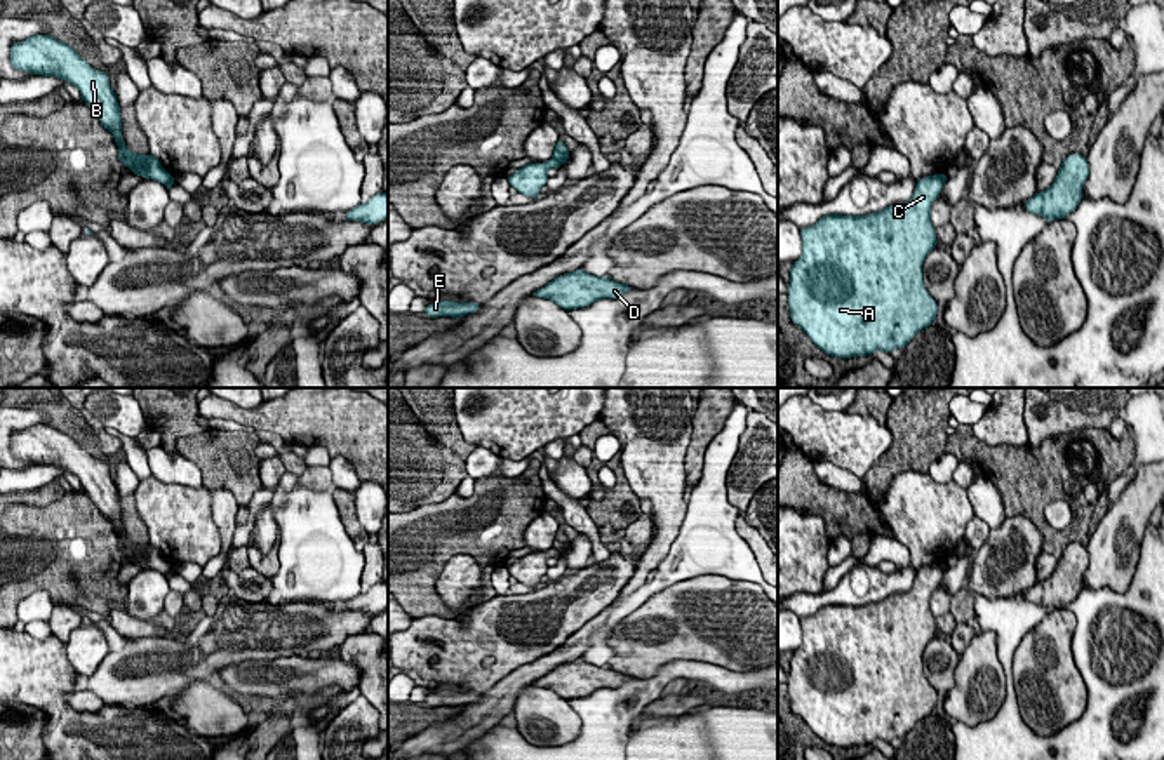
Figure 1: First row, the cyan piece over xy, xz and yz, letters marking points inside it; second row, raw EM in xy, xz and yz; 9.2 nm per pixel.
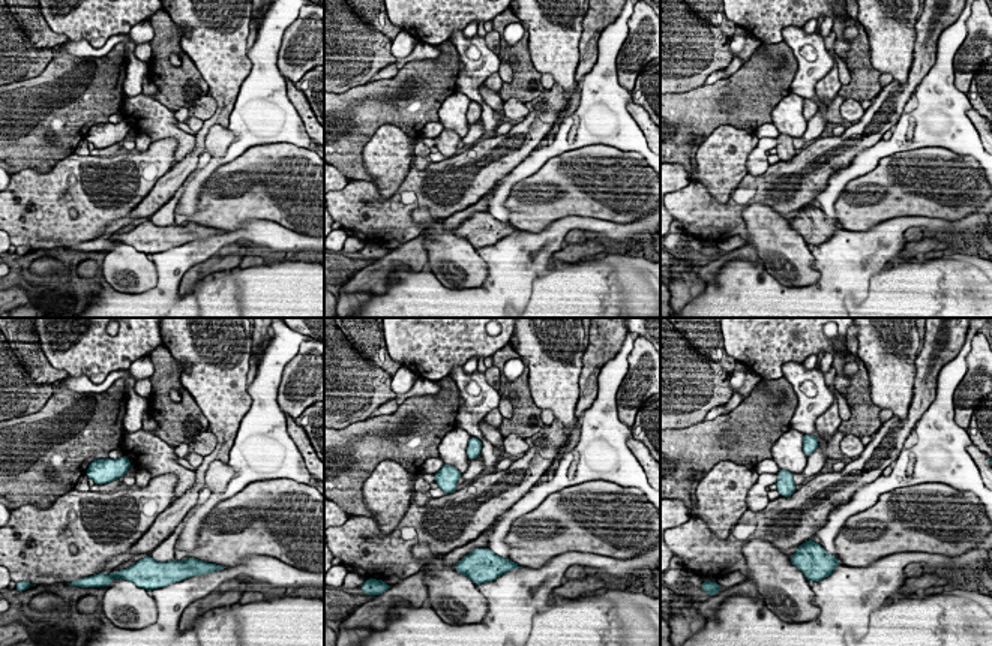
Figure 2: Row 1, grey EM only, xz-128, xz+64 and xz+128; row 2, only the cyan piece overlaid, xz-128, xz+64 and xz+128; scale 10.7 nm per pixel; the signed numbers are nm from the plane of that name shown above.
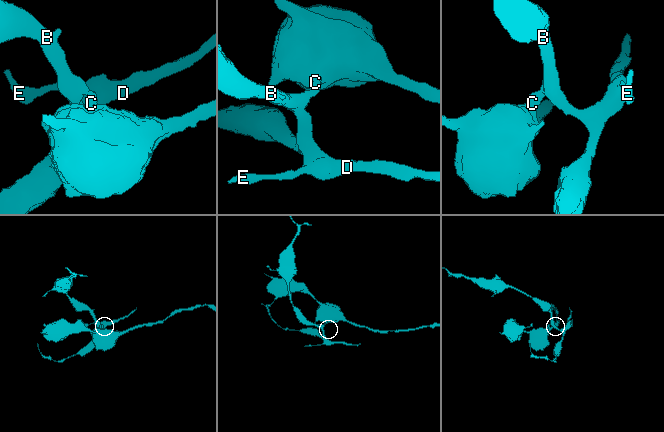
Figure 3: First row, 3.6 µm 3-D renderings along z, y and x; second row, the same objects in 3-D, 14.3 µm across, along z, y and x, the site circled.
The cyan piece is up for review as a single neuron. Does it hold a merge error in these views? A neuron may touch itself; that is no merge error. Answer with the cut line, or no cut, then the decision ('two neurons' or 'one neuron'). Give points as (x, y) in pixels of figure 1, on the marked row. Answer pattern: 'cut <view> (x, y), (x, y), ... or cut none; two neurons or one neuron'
cut xz (552, 157), (561, 164); two neurons

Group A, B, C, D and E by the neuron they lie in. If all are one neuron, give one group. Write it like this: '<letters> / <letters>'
A C / B D E

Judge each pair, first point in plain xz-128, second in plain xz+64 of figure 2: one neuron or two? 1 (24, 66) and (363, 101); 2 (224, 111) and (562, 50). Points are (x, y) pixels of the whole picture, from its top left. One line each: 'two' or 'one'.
1: two
2: one

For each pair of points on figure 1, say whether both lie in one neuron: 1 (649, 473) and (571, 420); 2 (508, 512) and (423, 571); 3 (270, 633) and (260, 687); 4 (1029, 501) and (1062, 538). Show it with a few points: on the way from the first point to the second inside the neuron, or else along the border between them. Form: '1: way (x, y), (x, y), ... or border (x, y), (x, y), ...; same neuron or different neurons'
1: border (604, 406), (597, 418); different neurons
2: way (486, 522), (465, 526), (442, 548); same neuron
3: border (305, 656), (242, 660), (225, 666); different neurons
4: way (1034, 512), (1051, 534); same neuron

